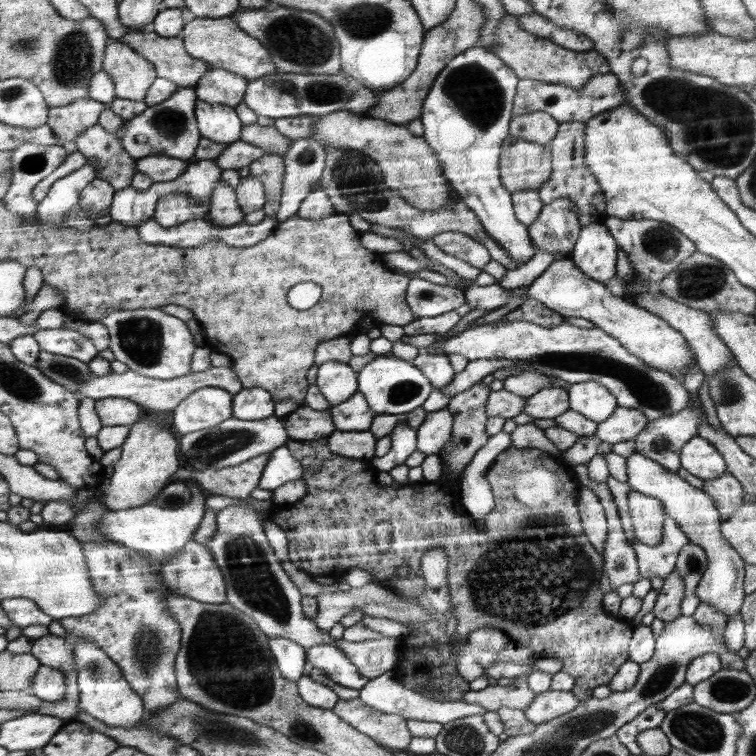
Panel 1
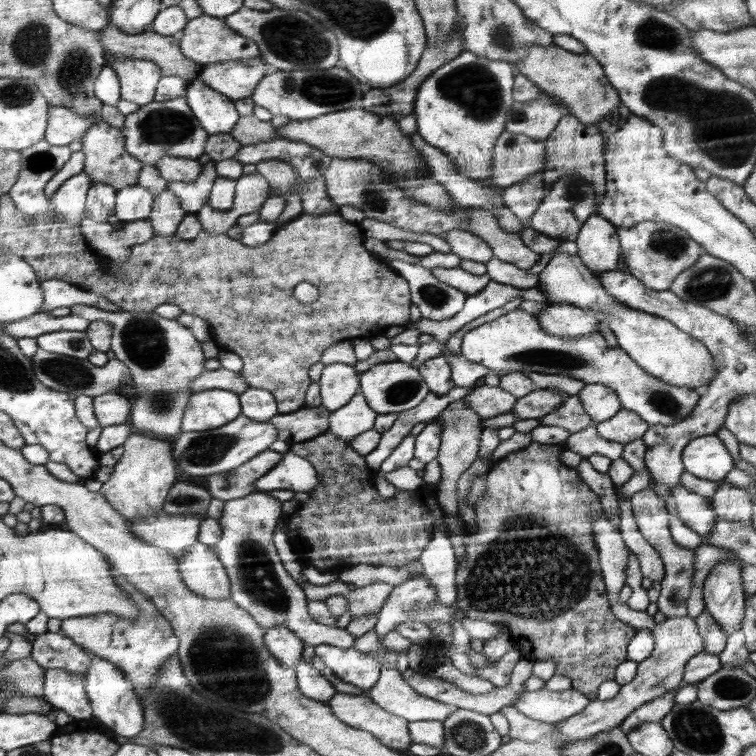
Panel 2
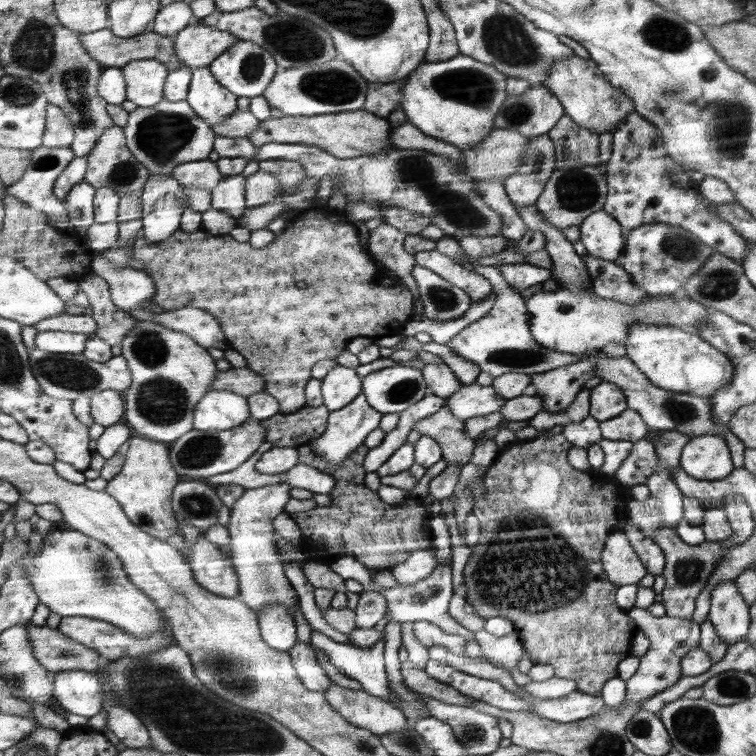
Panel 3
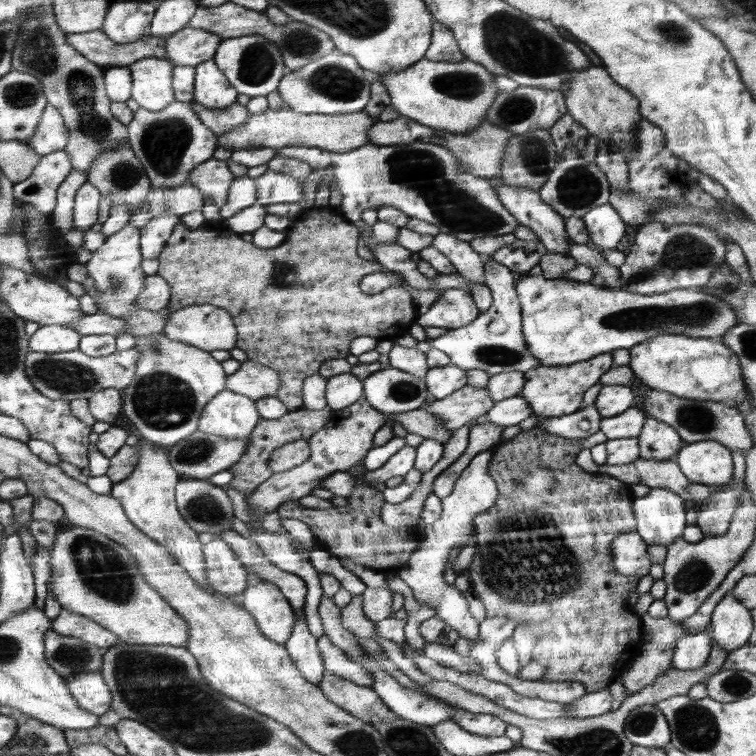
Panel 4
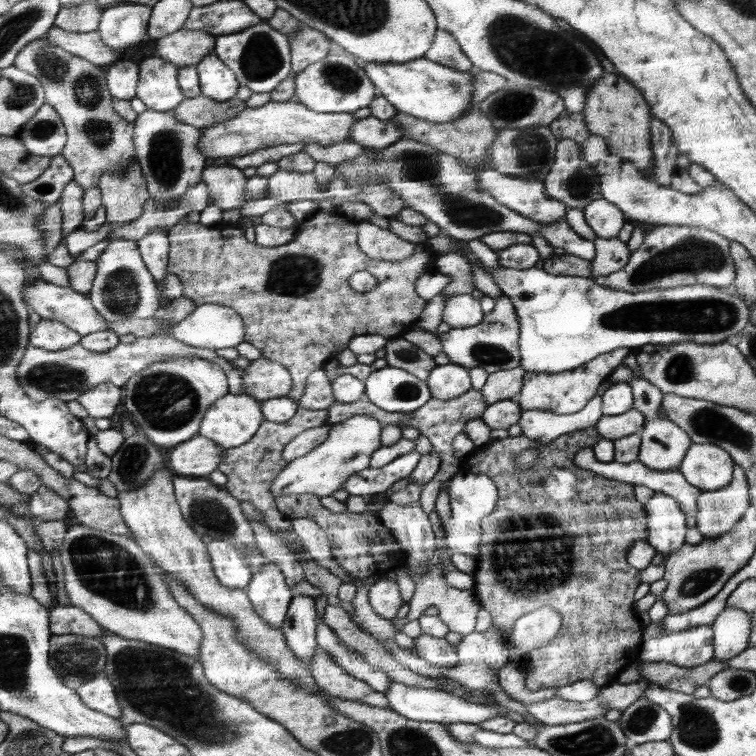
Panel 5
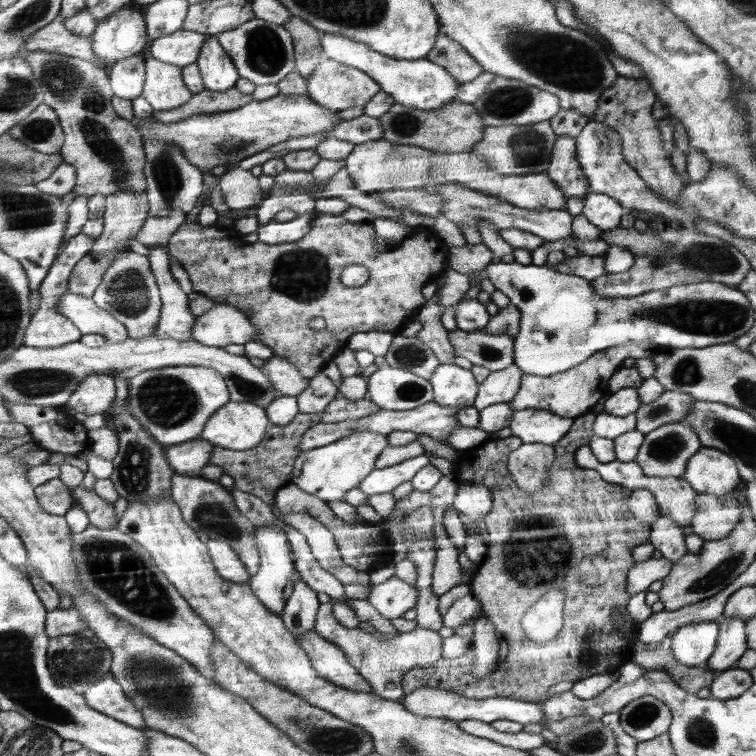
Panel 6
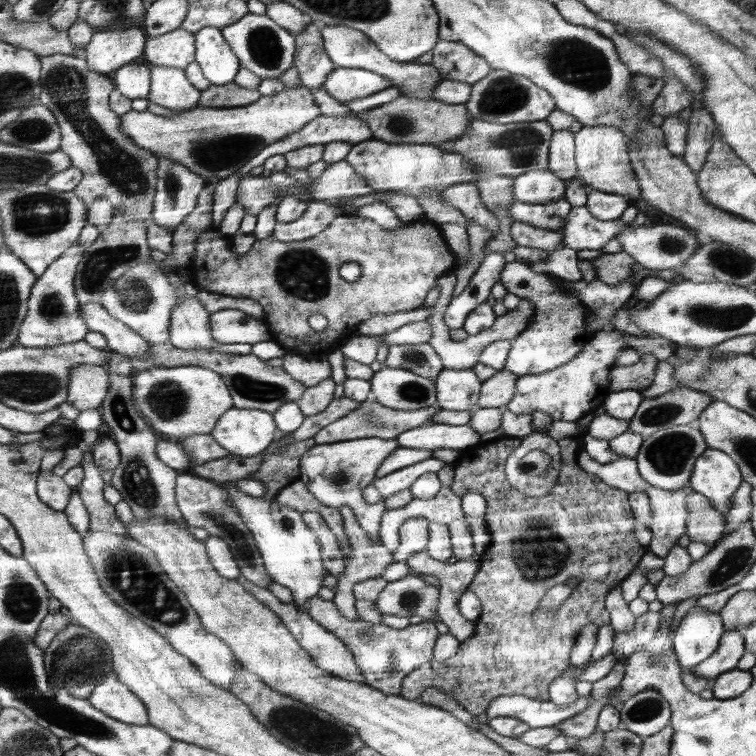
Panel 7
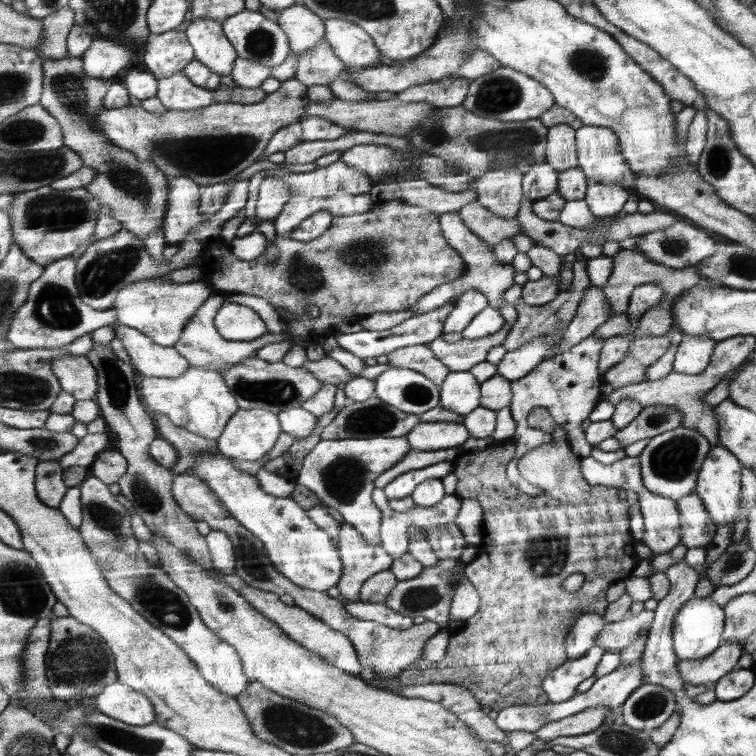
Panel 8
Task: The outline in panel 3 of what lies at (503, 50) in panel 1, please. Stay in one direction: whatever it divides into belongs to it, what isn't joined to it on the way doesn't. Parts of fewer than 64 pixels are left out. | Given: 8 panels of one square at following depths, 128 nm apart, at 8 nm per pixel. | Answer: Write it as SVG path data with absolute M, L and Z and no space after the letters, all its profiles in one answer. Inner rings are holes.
M570 56L566 60L558 60L550 66L550 74L542 84L550 89L565 107L567 115L576 125L602 135L611 132L619 122L626 120L634 110L634 100L626 95L621 88L610 84L605 74L598 68L592 58Z

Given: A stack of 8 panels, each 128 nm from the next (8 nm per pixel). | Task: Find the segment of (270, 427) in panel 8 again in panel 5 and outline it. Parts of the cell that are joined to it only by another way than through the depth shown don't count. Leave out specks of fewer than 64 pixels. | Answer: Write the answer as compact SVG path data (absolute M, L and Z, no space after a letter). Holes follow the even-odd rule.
M246 393L226 396L210 408L206 424L201 426L201 435L224 448L236 448L250 442L264 423L262 404Z

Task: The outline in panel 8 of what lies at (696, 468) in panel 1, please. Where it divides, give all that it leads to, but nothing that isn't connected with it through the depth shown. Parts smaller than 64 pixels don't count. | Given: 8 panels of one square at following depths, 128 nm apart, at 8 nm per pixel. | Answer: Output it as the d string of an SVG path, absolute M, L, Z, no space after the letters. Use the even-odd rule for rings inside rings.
M712 446L702 462L696 480L695 492L705 502L705 508L709 510L710 517L713 518L714 524L717 526L726 526L735 522L738 509L741 506L739 494L742 490L741 471L744 470L740 460L734 453L720 446Z

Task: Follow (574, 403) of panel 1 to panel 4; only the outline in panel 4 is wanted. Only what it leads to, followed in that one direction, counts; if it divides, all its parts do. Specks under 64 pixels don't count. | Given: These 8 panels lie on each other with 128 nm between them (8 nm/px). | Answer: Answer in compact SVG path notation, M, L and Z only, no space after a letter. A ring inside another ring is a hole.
M624 385L603 386L597 397L595 406L602 418L613 417L629 411L636 400L633 389Z

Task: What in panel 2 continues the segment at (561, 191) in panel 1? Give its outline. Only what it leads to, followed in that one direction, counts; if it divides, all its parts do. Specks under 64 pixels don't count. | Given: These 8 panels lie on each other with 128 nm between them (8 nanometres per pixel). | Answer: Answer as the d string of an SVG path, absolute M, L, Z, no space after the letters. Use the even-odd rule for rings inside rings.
M566 116L557 125L556 131L544 141L546 143L544 189L549 190L562 175L578 173L595 189L597 206L601 204L605 192L605 161L603 160L602 136L596 125L581 124L574 116Z

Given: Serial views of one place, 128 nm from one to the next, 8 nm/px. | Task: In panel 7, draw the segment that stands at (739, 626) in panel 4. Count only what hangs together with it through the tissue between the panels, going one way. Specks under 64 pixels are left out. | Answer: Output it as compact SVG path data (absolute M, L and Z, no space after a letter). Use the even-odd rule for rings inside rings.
M731 631L723 636L717 651L710 655L709 659L704 660L697 667L693 667L690 672L706 681L716 680L726 672L737 669L737 665L745 653L745 640L742 631Z

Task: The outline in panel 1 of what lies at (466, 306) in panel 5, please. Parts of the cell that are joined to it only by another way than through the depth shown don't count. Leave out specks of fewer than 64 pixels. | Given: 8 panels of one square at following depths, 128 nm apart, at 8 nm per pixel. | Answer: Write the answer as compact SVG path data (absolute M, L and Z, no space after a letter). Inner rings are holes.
M421 273L409 276L406 302L419 317L438 316L456 310L465 302L464 290L448 285L439 285L426 280Z

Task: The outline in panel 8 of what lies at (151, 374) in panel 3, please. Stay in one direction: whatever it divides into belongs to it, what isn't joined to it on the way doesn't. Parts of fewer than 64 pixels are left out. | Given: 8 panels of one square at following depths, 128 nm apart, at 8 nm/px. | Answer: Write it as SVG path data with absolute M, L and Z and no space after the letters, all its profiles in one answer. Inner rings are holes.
M192 366L184 376L178 378L143 376L140 379L140 387L144 402L152 414L168 413L176 425L210 440L217 441L226 422L234 416L234 412L241 410L224 376L208 368Z

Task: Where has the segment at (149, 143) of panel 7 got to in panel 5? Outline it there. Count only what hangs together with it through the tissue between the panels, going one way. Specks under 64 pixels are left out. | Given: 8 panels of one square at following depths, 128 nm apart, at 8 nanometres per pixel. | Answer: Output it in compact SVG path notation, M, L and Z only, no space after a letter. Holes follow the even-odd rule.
M293 99L286 102L270 101L258 108L246 107L231 120L204 126L199 150L214 164L219 160L232 161L236 157L280 145L316 143L329 146L349 140L350 130L356 122L353 113L316 112Z

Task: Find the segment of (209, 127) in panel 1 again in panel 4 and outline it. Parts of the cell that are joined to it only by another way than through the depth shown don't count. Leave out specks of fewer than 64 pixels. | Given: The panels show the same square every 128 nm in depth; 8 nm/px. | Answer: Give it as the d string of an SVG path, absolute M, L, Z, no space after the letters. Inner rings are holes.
M213 58L197 66L195 102L210 109L222 109L236 103L238 94Z

